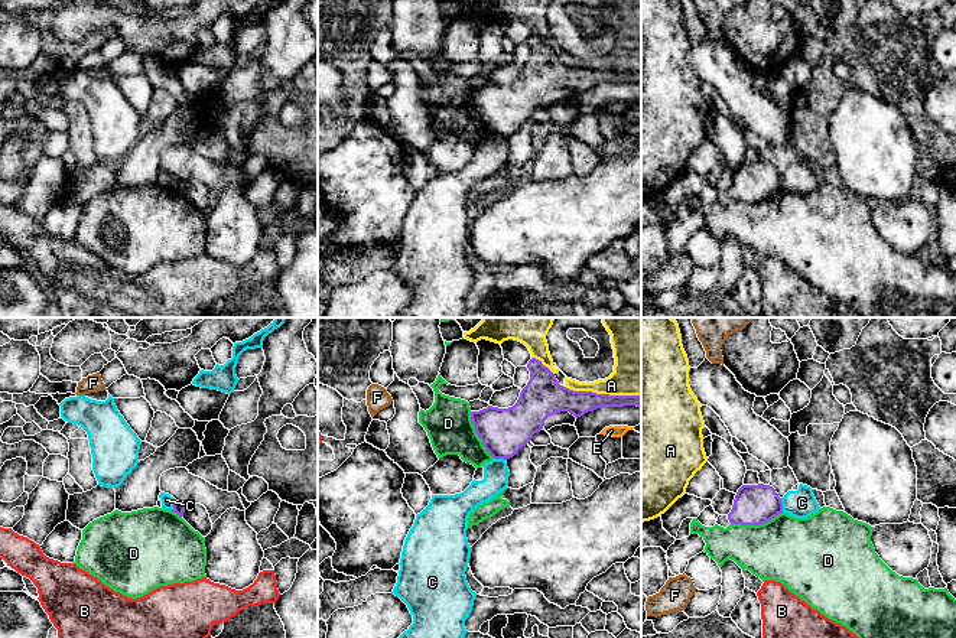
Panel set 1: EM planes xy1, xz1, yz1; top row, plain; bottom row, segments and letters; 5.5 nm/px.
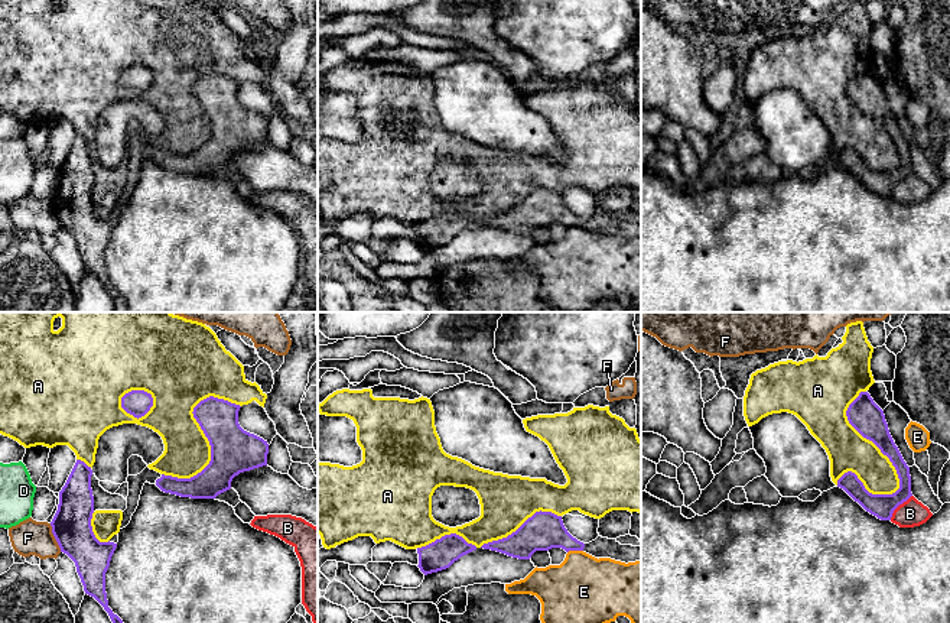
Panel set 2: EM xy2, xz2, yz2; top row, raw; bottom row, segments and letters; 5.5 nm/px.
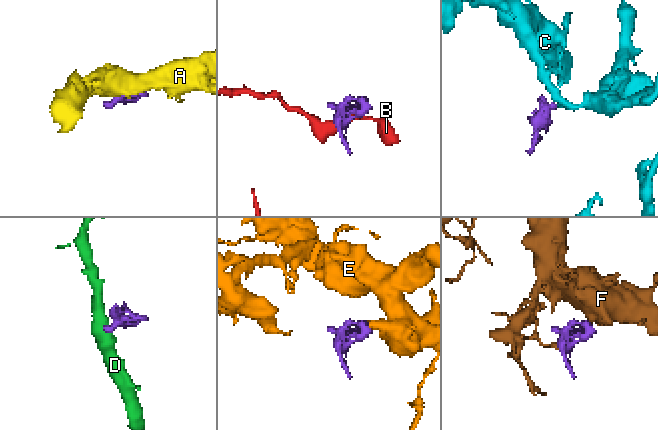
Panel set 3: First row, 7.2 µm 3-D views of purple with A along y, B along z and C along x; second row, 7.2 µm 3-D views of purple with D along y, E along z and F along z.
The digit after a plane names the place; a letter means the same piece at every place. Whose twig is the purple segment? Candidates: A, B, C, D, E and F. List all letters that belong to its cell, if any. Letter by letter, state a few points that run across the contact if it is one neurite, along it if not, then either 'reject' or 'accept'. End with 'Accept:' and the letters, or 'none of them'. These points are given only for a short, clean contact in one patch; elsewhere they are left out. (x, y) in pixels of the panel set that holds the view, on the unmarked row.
A: reject
B: reject
C: line yz1 (780, 175), (783, 188); reject
D: line yz1 (781, 188), (758, 201), (731, 201); reject
E: line xz2 (582, 226), (571, 226), (568, 229); reject
F: line xy2 (49, 200), (61, 227); reject
Accept: none of them

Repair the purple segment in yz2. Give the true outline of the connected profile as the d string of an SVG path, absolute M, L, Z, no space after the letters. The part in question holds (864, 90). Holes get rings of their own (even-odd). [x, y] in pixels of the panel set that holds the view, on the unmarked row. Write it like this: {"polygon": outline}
{"polygon": "M868 68L859 69L849 81L846 93L849 100L863 114L872 117L889 134L897 146L899 165L892 171L872 171L852 147L845 149L837 156L837 163L843 165L871 191L881 197L891 197L894 186L912 172L910 143L889 110L884 87L873 78Z"}

